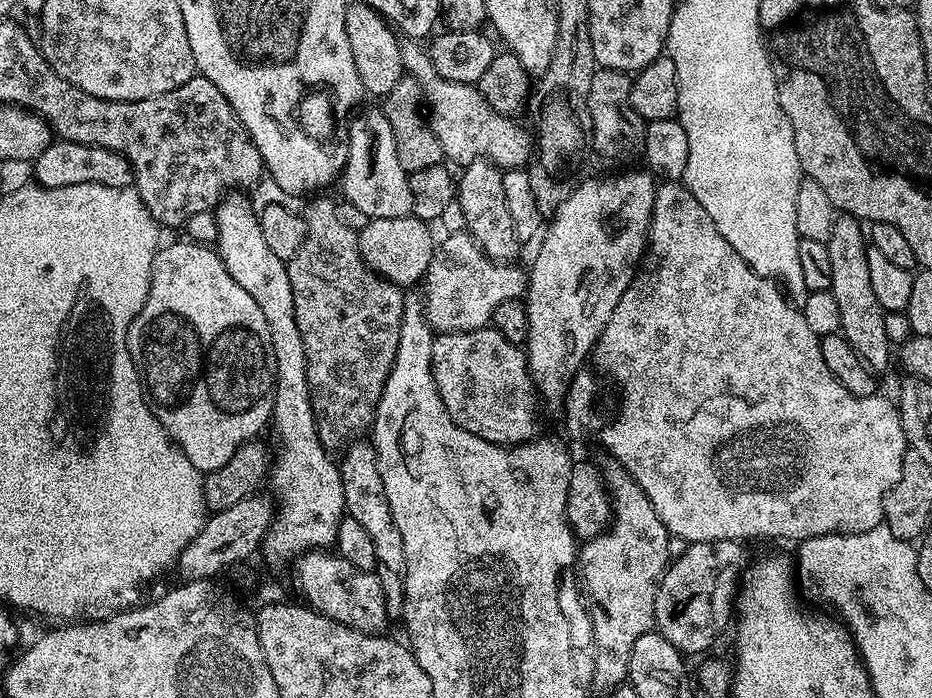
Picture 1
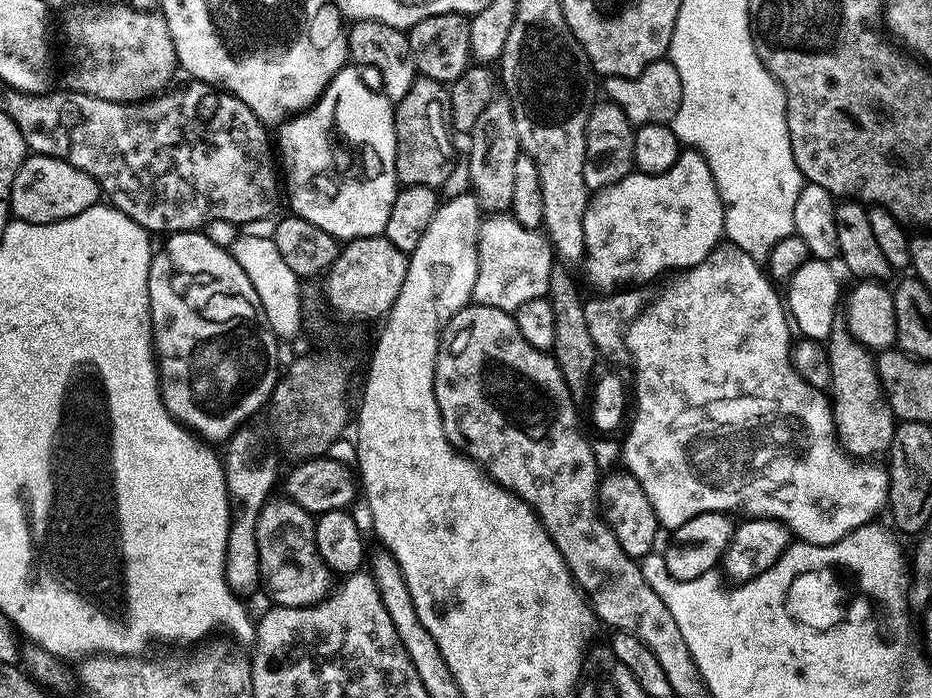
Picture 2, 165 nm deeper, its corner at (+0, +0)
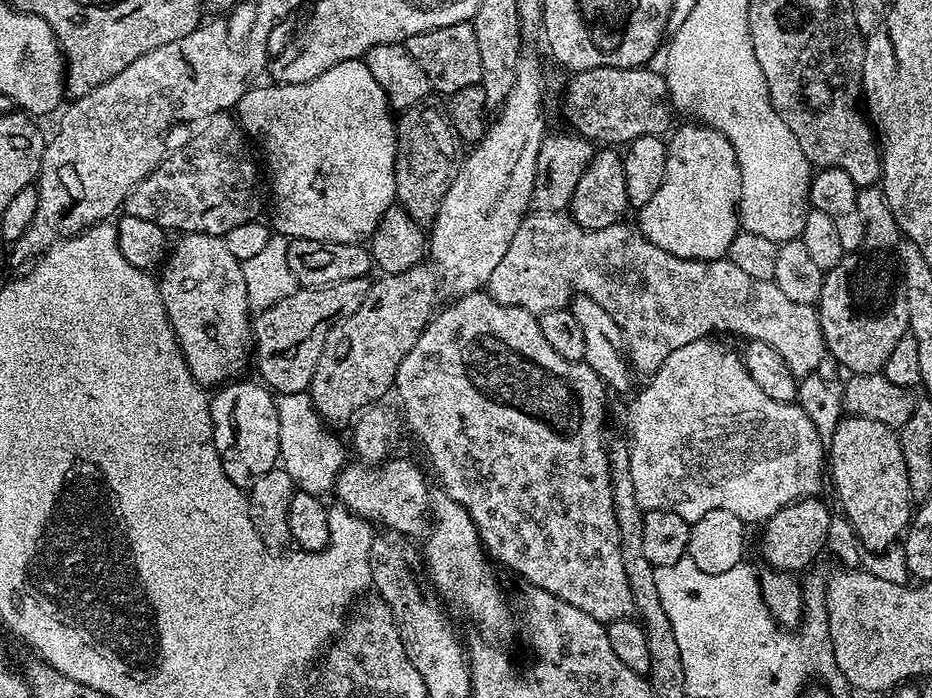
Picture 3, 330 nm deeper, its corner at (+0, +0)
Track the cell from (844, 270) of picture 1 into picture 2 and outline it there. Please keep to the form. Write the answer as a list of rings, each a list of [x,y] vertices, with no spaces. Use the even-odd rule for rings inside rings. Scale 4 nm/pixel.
[[[840,318],[836,320],[834,330],[827,338],[826,347],[832,378],[832,417],[836,419],[836,435],[840,438],[840,447],[853,458],[876,458],[879,452],[880,455],[887,453],[892,446],[898,421],[878,378],[876,356],[852,337],[847,323]]]

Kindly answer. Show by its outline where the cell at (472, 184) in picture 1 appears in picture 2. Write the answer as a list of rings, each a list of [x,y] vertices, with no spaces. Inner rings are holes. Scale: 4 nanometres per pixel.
[[[498,94],[482,110],[476,127],[470,133],[472,149],[468,152],[468,180],[481,209],[488,214],[504,214],[514,198],[514,162],[522,155],[518,130],[514,130],[514,110],[507,95]]]

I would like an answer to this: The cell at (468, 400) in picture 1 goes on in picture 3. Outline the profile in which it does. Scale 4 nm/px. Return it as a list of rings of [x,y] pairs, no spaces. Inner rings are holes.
[[[484,290],[461,295],[449,308],[443,308],[424,327],[410,354],[402,358],[402,366],[398,366],[394,385],[395,395],[400,395],[400,404],[404,407],[404,420],[408,423],[409,430],[416,435],[417,442],[424,447],[424,452],[444,487],[441,488],[443,495],[458,502],[468,511],[480,530],[480,538],[487,551],[497,561],[500,559],[506,564],[510,571],[529,580],[533,589],[549,592],[554,594],[554,598],[562,598],[562,602],[570,602],[570,606],[578,606],[578,610],[590,614],[590,618],[605,626],[615,620],[635,617],[637,613],[634,597],[630,592],[619,549],[618,521],[614,512],[609,464],[610,448],[609,445],[604,445],[604,381],[598,374],[594,374],[594,370],[590,370],[588,364],[562,358],[562,354],[557,354],[546,343],[537,313],[527,312],[518,306],[499,304]]]

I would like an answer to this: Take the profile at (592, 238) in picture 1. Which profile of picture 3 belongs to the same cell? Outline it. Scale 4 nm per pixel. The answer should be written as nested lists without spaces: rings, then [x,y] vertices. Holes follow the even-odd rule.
[[[688,122],[680,129],[675,129],[676,137],[667,141],[668,157],[666,158],[666,174],[662,186],[646,206],[638,210],[638,227],[640,233],[654,246],[662,246],[666,254],[674,254],[683,260],[722,260],[730,250],[730,242],[734,242],[737,232],[741,231],[738,205],[742,194],[742,174],[738,166],[738,158],[730,142],[718,130],[701,126],[696,122]]]

